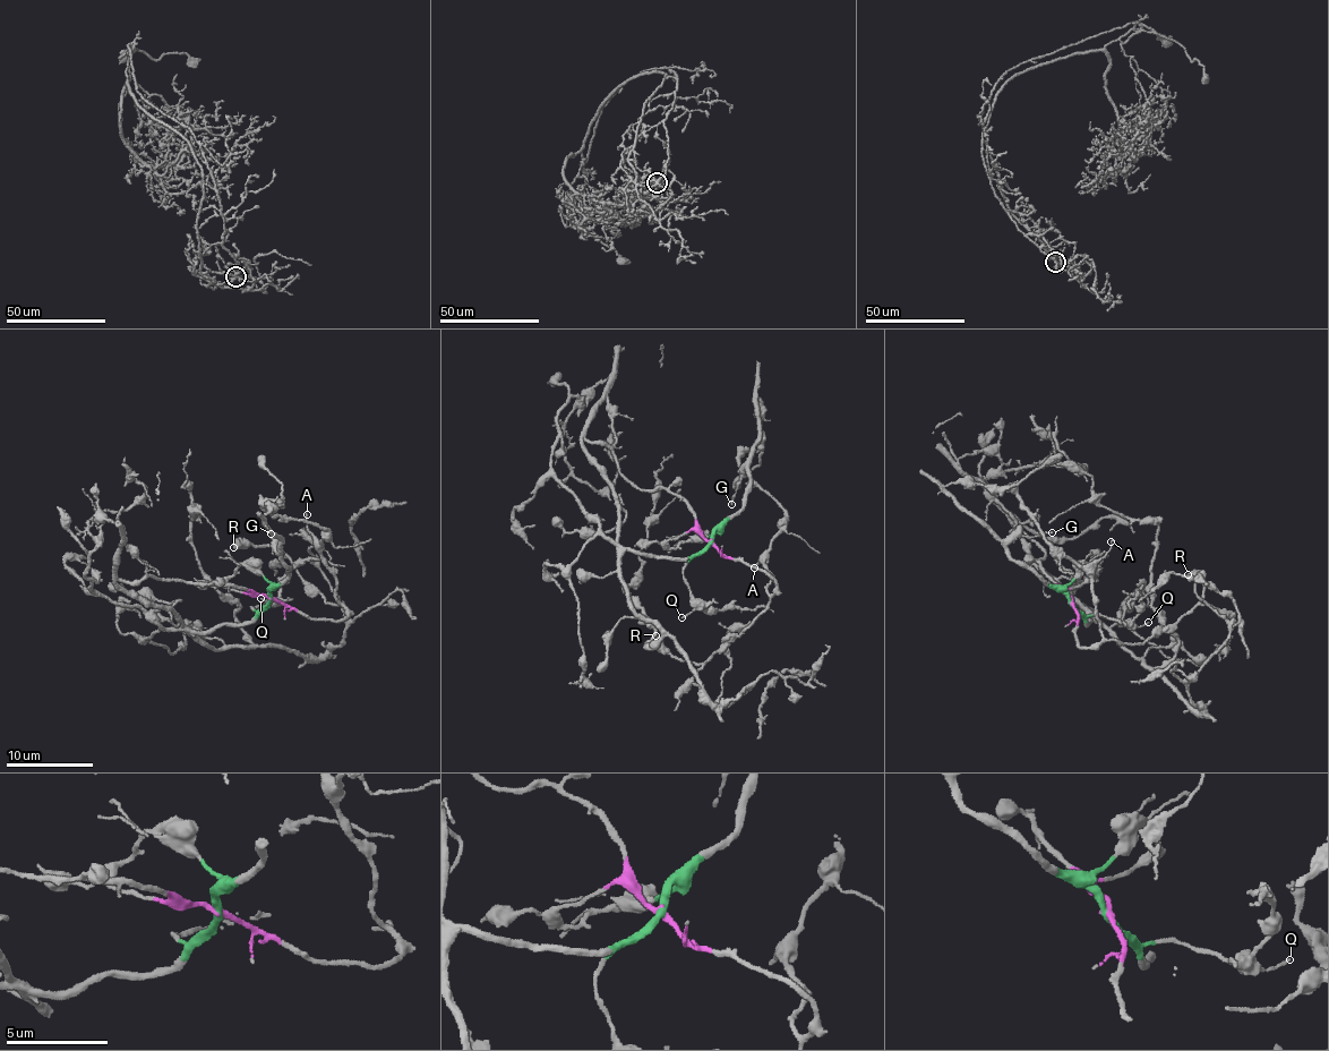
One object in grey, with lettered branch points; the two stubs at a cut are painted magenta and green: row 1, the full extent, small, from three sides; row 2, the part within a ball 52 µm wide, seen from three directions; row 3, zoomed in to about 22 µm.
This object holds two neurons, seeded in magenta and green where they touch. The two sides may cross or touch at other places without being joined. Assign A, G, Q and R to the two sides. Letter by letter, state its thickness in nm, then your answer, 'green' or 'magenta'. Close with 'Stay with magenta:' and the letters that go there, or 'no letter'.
A: calibre 150 nm; magenta
G: calibre 100 nm; green
Q: calibre 110 nm; green
R: calibre 460 nm; magenta
Stay with magenta: A, R

